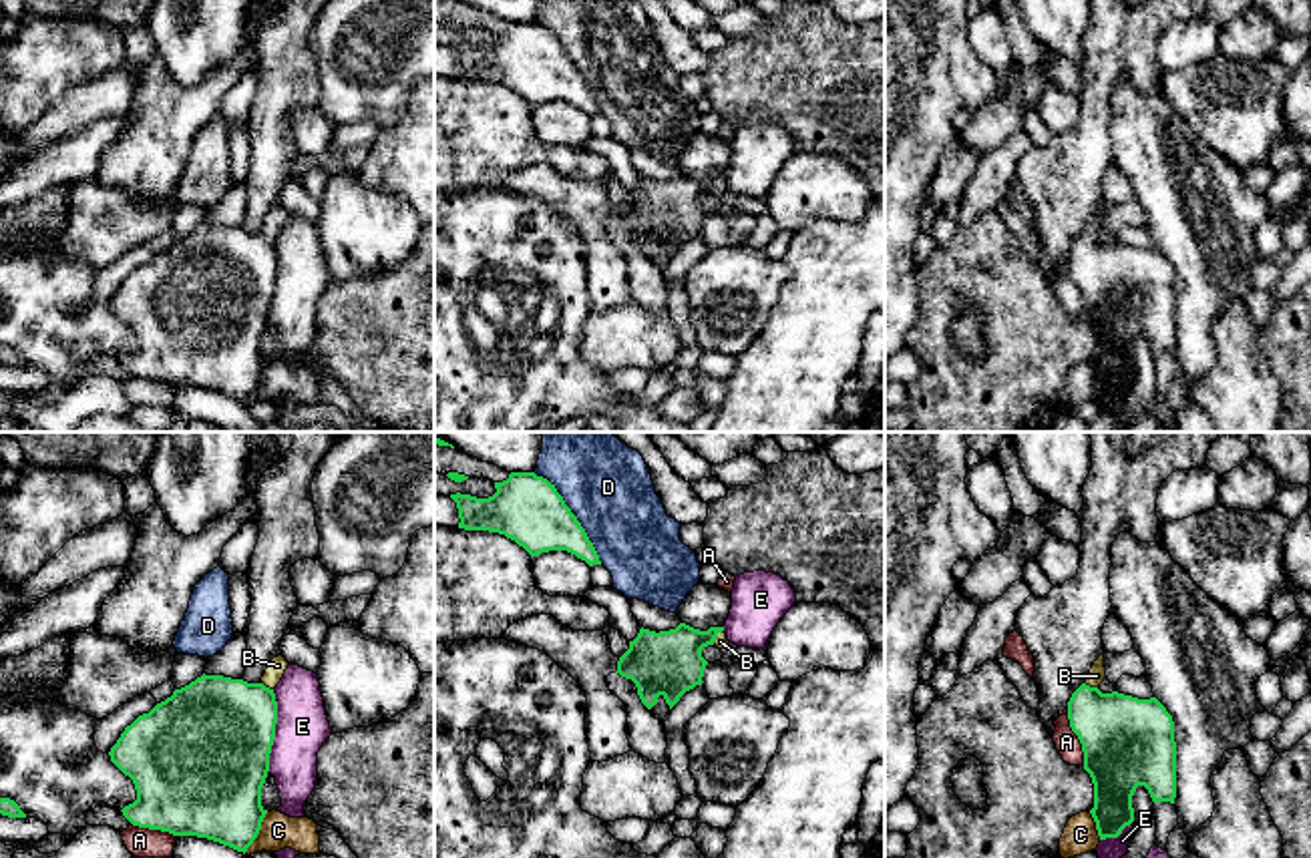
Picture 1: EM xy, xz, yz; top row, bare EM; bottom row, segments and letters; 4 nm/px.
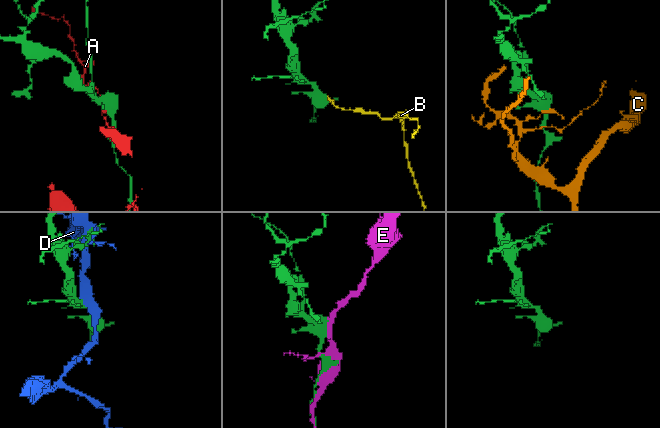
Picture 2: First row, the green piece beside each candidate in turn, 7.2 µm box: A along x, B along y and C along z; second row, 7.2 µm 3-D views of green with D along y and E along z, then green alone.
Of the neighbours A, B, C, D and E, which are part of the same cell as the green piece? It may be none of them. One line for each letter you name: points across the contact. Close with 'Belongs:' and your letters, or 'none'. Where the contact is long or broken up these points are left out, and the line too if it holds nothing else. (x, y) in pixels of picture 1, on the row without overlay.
B: Path across: yz (1122, 288), (1088, 254), (1088, 236), (1096, 226)
Belongs: B

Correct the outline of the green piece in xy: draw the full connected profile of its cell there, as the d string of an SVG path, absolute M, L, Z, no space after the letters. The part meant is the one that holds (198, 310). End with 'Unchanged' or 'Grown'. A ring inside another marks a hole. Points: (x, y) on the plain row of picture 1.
M273 207L259 233L203 223L127 275L109 301L137 340L123 366L245 404L267 364L261 338L277 273L273 239L288 215Z. Grown

